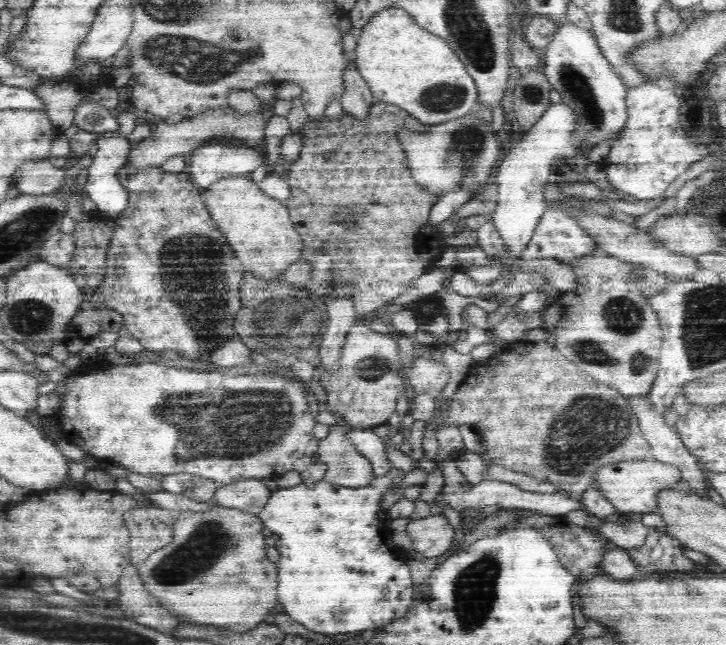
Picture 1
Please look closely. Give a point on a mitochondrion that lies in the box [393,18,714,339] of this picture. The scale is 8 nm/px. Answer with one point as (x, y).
(573, 81)

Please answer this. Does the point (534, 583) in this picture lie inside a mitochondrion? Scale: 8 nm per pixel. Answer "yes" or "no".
no

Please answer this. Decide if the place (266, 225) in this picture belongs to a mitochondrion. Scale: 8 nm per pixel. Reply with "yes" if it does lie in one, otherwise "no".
no

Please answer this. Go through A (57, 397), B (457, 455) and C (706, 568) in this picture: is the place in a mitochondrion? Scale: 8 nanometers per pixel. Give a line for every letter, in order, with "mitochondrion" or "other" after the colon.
A: other
B: other
C: other

